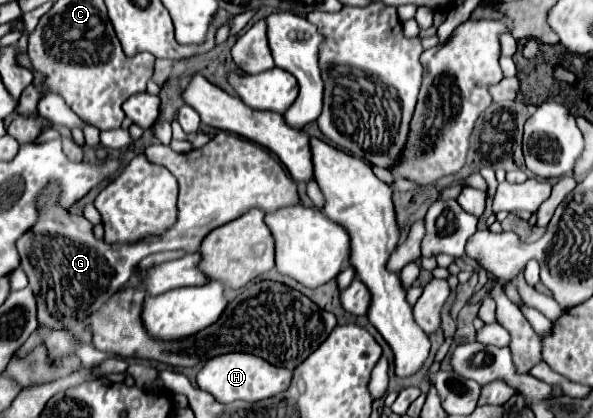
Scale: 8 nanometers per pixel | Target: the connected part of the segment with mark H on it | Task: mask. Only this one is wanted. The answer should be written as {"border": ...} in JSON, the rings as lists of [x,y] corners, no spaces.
{"border":[[[234,352],[234,354],[222,354],[218,358],[210,358],[196,374],[196,384],[198,388],[210,392],[218,402],[234,402],[234,400],[258,402],[286,390],[290,386],[290,378],[292,378],[290,370],[270,366],[266,360],[254,354]]]}

